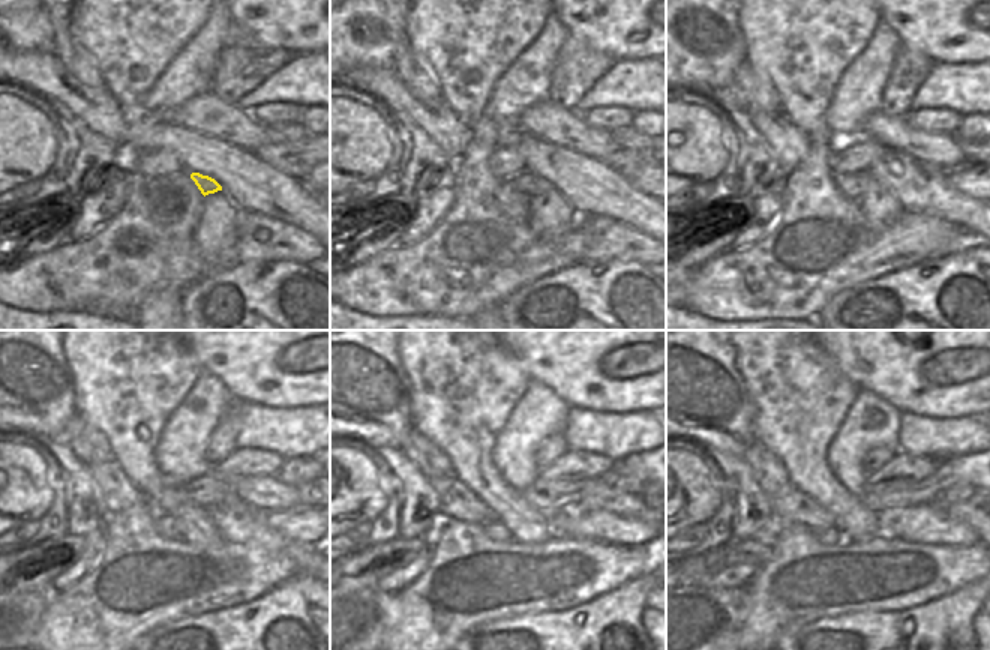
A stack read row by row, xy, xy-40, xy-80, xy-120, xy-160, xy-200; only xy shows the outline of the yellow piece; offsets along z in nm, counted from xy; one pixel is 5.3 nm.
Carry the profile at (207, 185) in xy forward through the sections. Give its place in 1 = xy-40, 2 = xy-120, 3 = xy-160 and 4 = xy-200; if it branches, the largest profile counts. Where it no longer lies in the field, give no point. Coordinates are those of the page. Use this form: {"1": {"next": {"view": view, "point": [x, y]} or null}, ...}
{"1": {"next": {"view": "xy-40", "point": [528, 183]}}, "2": {"next": {"view": "xy-120", "point": [165, 526]}}, "3": {"next": {"view": "xy-160", "point": [497, 530]}}, "4": {"next": {"view": "xy-200", "point": [827, 535]}}}

